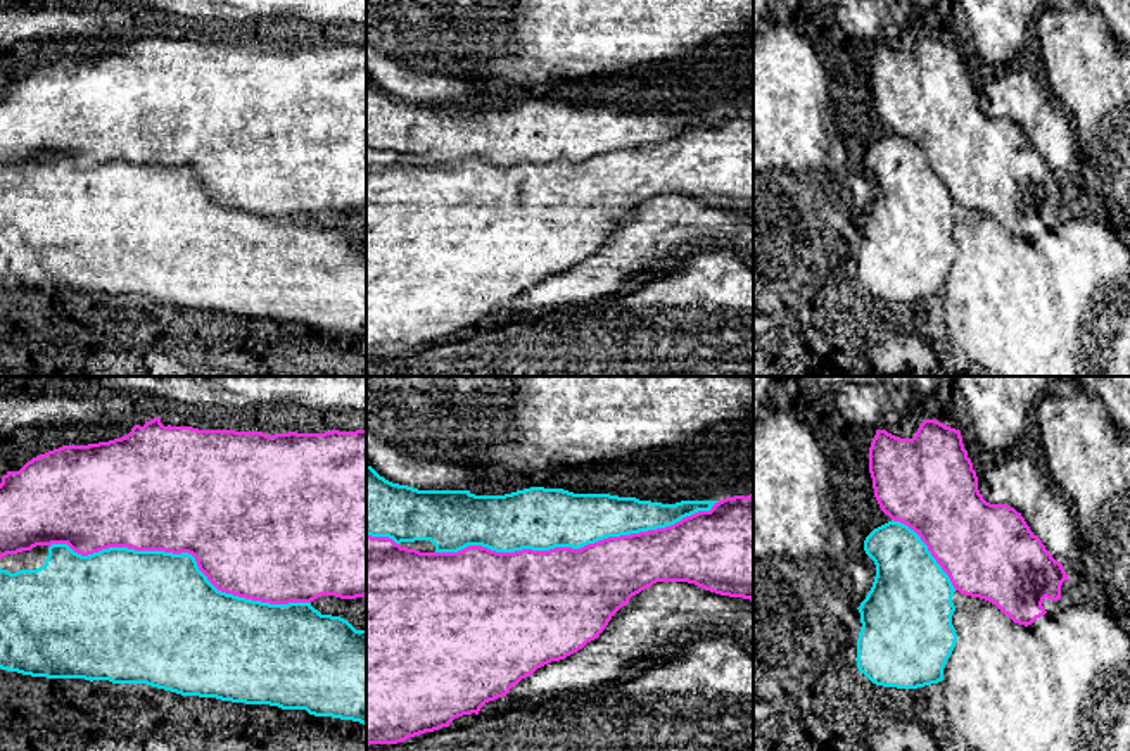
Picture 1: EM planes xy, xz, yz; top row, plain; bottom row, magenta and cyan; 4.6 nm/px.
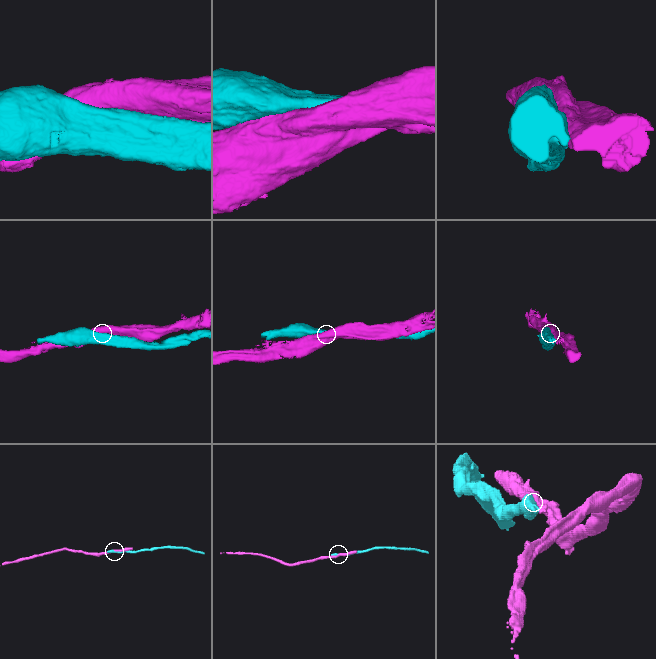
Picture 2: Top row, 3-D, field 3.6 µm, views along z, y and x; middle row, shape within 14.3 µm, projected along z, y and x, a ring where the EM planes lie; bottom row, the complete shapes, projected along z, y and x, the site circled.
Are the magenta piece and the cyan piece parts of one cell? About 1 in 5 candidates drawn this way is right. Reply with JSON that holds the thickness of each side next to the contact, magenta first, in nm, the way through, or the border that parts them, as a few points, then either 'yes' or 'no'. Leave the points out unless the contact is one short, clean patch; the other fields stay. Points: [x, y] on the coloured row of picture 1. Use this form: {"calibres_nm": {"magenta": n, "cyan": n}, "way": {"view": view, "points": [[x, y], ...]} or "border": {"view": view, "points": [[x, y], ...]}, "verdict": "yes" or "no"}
{"calibres_nm": {"magenta": 480, "cyan": 300}, "verdict": "no"}

